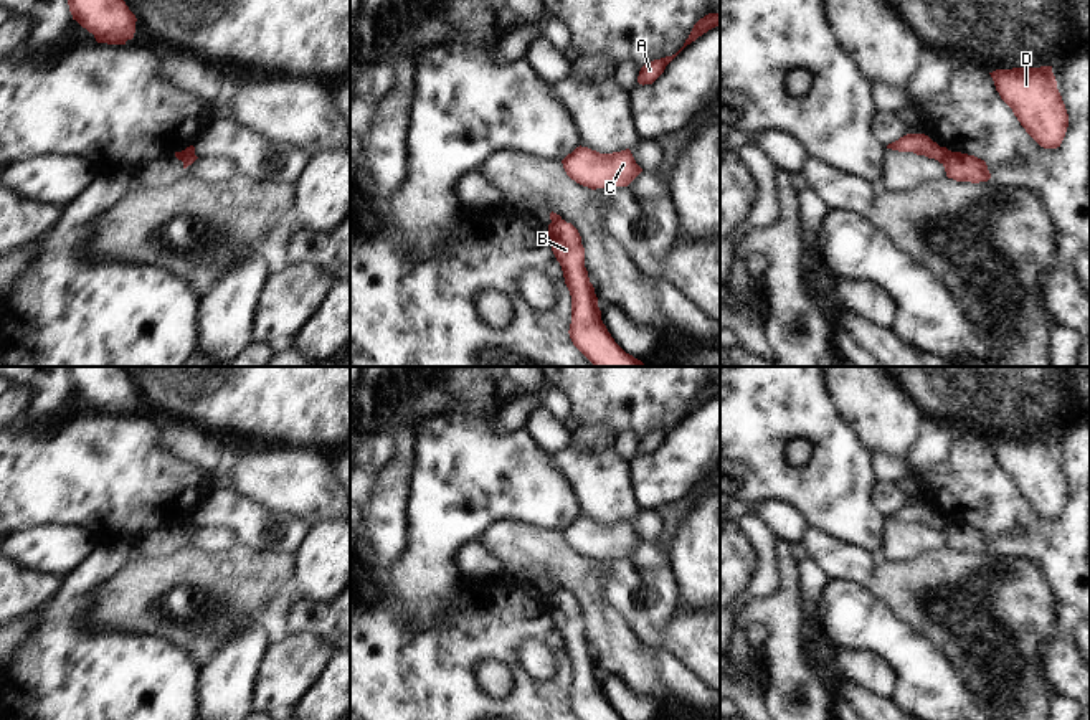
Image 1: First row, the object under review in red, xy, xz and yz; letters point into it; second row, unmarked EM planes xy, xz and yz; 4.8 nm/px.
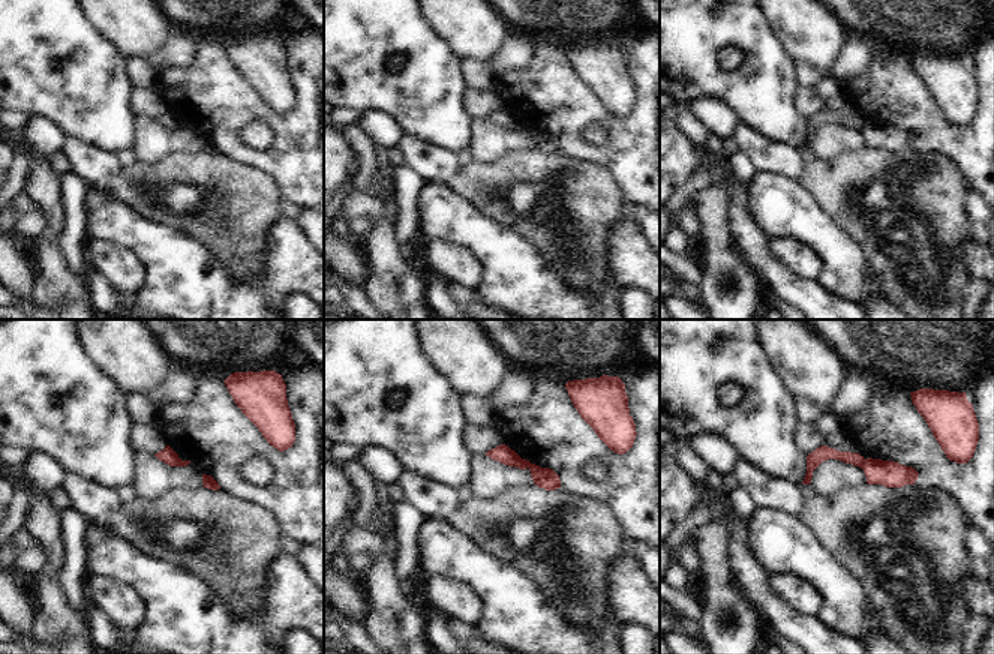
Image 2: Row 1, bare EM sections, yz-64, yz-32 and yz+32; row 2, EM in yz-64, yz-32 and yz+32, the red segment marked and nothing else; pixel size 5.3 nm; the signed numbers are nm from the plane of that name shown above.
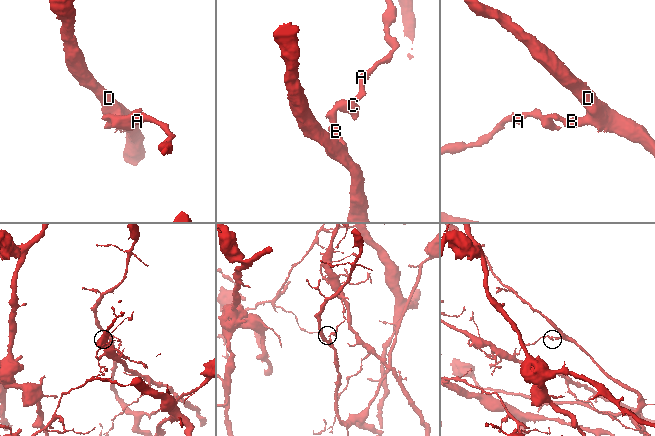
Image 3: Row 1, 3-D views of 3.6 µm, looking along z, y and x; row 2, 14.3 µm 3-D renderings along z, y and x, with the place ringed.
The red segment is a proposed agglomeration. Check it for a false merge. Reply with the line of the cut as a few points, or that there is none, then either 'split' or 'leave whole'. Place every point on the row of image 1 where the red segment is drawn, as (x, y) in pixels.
yz (950, 151), (942, 162) | split

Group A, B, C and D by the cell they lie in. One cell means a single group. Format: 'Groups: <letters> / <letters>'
Groups: A C / B D.

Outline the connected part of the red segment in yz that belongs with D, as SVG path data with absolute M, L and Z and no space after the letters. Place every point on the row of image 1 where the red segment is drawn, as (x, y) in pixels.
M1052 66L996 69L989 74L1026 132L1044 149L1060 147L1069 114Z

